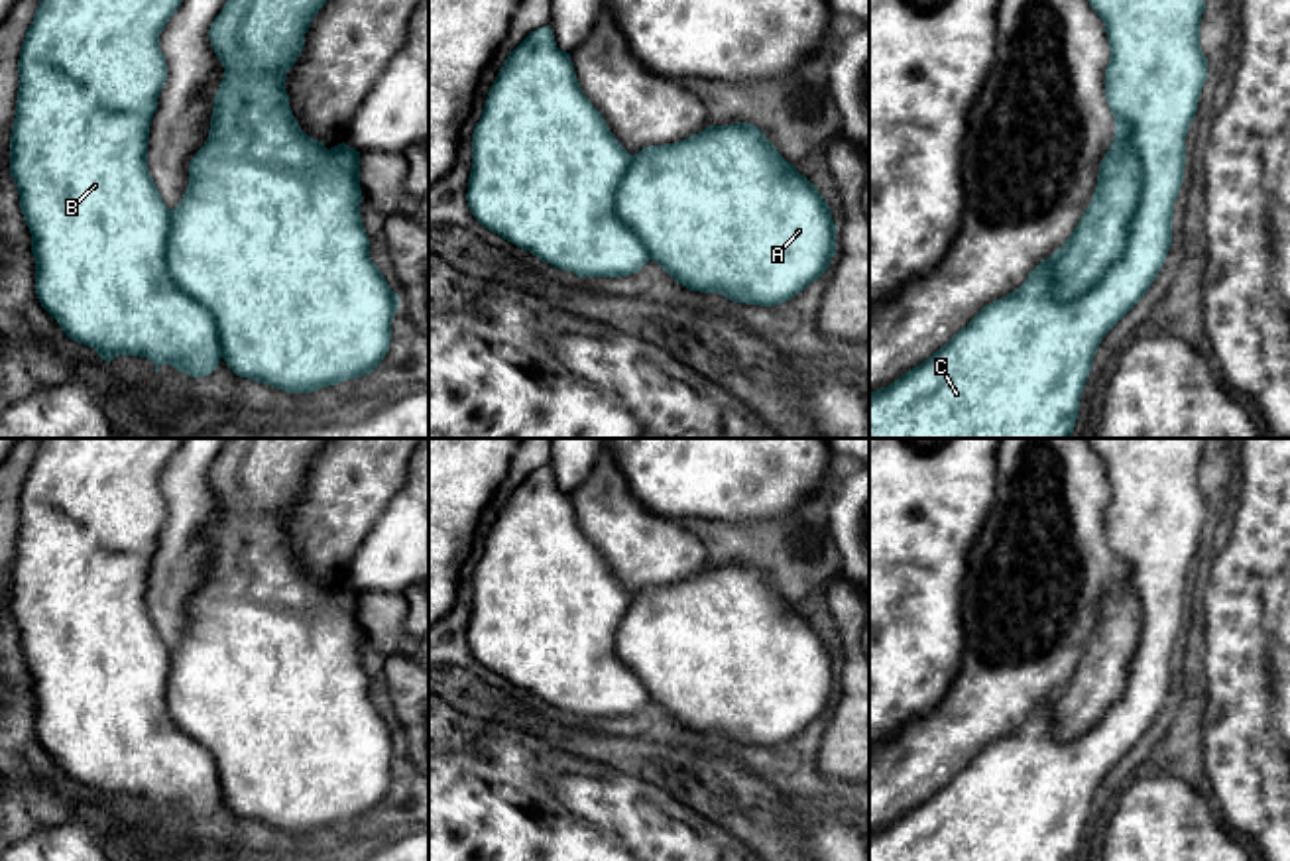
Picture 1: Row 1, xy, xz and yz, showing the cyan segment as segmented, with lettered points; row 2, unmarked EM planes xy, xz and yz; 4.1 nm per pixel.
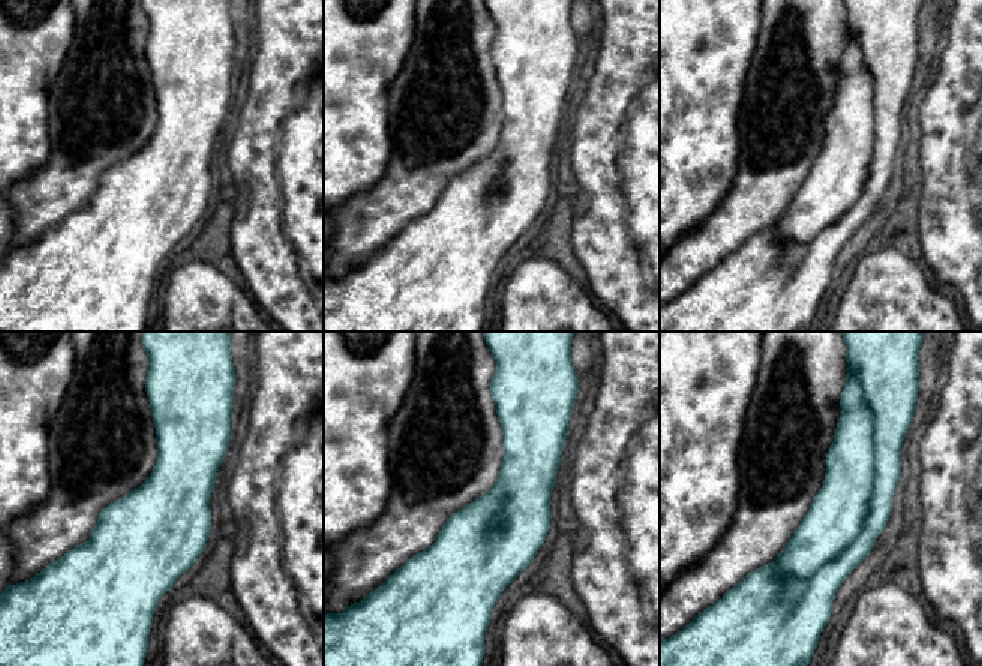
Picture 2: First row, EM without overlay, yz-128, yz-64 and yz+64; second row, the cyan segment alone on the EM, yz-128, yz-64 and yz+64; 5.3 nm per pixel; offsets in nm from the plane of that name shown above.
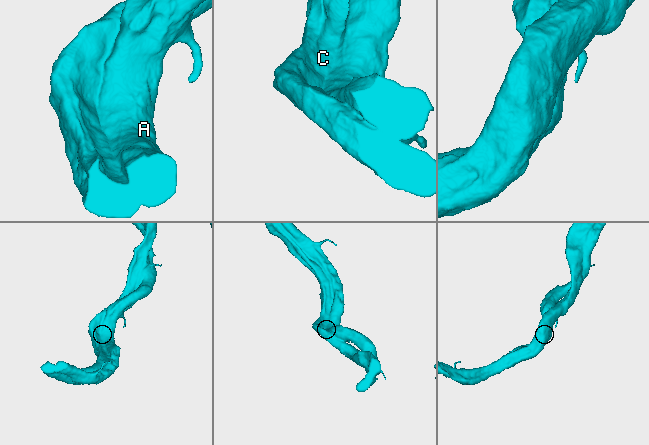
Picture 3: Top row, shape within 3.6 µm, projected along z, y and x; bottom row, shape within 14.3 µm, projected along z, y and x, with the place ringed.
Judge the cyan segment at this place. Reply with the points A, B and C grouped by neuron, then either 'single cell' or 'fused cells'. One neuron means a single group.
A / B C; fused cells

